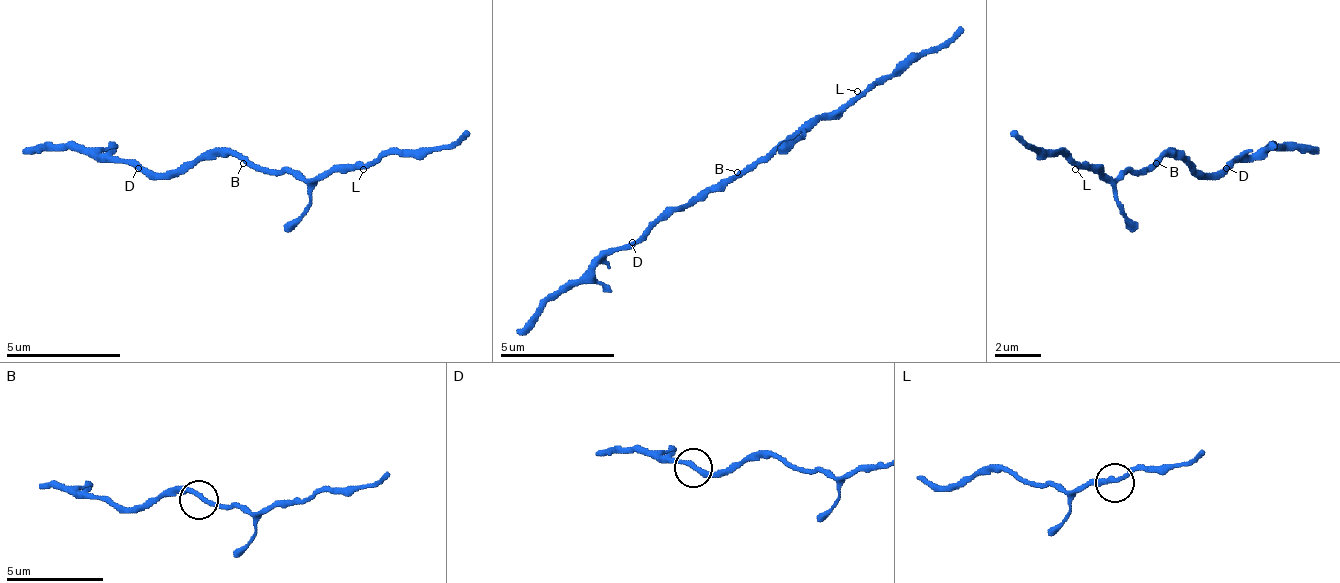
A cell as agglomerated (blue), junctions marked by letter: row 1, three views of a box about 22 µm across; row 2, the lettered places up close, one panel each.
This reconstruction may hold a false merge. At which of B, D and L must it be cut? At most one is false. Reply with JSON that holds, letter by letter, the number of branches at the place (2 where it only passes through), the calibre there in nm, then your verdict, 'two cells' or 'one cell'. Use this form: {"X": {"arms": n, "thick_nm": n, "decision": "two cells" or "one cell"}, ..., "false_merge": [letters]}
{"B": {"arms": 2, "thick_nm": 220, "decision": "one cell"}, "D": {"arms": 2, "thick_nm": 240, "decision": "two cells"}, "L": {"arms": 2, "thick_nm": 240, "decision": "one cell"}, "false_merge": ["D"]}

